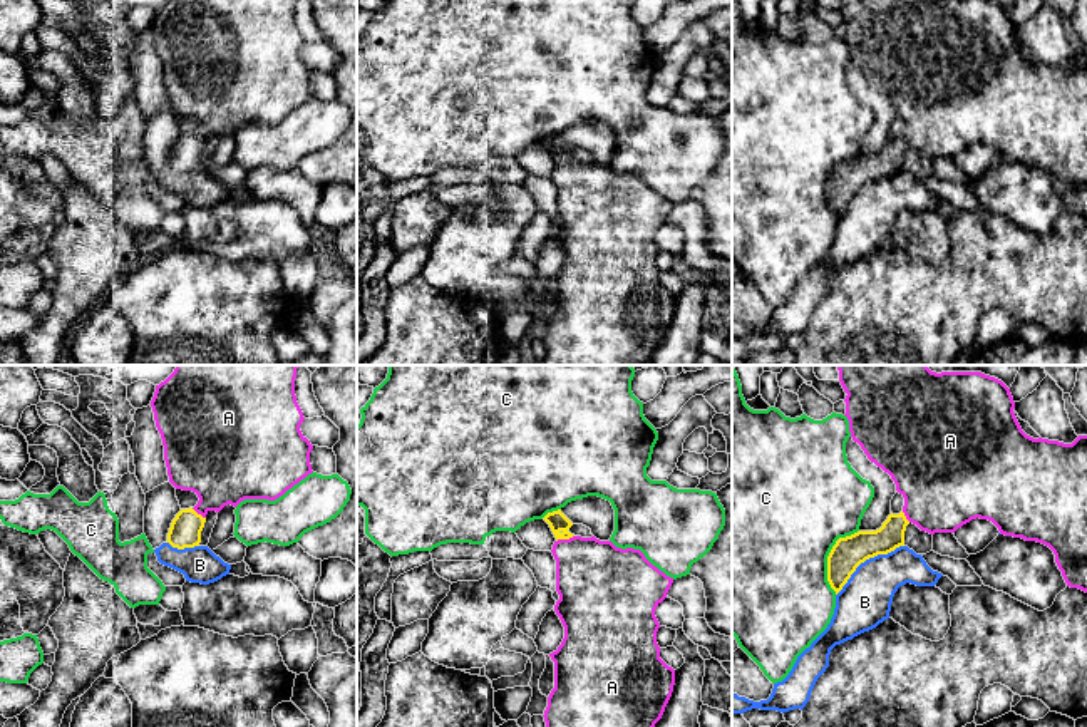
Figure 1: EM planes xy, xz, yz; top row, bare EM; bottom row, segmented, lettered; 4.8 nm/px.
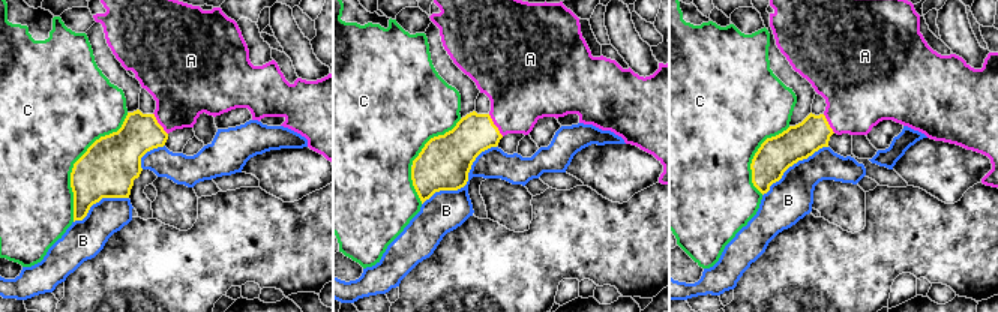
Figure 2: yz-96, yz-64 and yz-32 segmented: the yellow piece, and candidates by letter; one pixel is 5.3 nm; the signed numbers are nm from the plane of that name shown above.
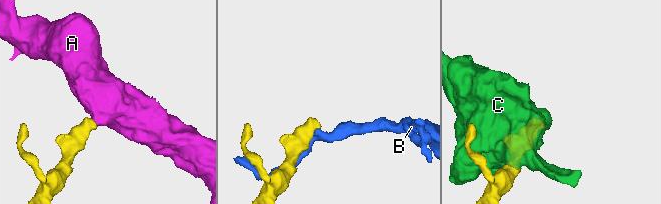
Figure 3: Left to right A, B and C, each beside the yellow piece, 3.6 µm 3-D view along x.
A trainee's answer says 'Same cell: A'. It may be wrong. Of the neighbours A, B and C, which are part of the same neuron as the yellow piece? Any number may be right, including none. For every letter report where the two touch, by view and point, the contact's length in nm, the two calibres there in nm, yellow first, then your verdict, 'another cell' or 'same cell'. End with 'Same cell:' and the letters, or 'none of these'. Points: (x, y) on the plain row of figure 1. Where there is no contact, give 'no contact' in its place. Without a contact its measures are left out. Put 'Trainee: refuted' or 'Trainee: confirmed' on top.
Trainee: confirmed
A: contact xz (565, 163); length 90 nm; calibres 90 and 380 nm; same cell
B: contact yz (866, 183); length 400 nm; calibres 160 and 260 nm; another cell
C: contact yz (828, 181); length 340 nm; calibres 160 and 500 nm; another cell
Same cell: A

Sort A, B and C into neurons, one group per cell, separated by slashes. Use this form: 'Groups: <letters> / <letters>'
Groups: A / B / C

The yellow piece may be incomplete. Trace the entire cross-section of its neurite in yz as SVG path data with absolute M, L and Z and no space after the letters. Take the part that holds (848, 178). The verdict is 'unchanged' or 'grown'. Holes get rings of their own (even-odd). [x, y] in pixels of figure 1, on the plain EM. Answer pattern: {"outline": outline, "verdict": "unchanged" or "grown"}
{"outline": "M839 0L839 7L847 18L844 40L853 65L891 101L904 131L899 139L891 137L879 154L836 166L827 181L827 206L836 219L861 188L904 171L909 147L935 159L955 157L976 142L992 146L1000 159L1048 171L1067 211L1087 218L1087 60L1072 69L1027 60L1015 42L1010 13L990 0Z", "verdict": "grown"}

